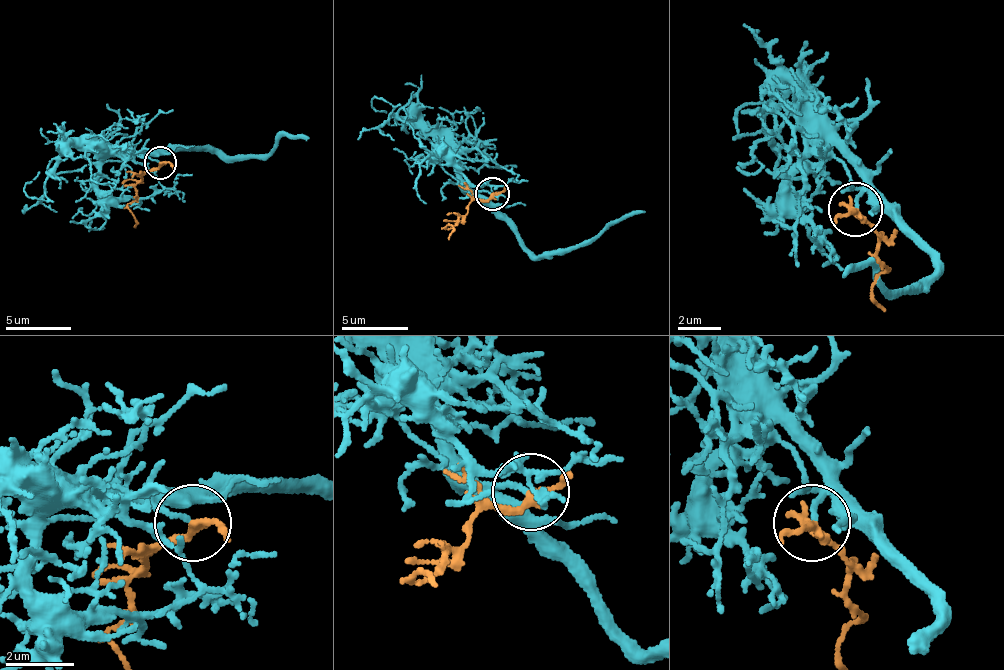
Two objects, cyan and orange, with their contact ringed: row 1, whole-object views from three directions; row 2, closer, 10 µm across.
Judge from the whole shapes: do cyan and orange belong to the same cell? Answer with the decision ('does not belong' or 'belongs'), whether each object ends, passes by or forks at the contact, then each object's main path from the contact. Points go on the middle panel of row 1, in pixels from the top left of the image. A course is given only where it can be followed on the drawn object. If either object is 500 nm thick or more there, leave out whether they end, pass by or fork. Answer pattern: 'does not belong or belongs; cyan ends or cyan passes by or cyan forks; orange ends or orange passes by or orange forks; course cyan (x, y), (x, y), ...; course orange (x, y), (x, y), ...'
belongs; cyan ends; orange passes by; course cyan (491, 194), (469, 189), (419, 124), (391, 114), (385, 100), (370, 102), (386, 112); course orange (491, 194), (468, 207), (465, 219), (447, 226), (451, 228), (449, 241)

